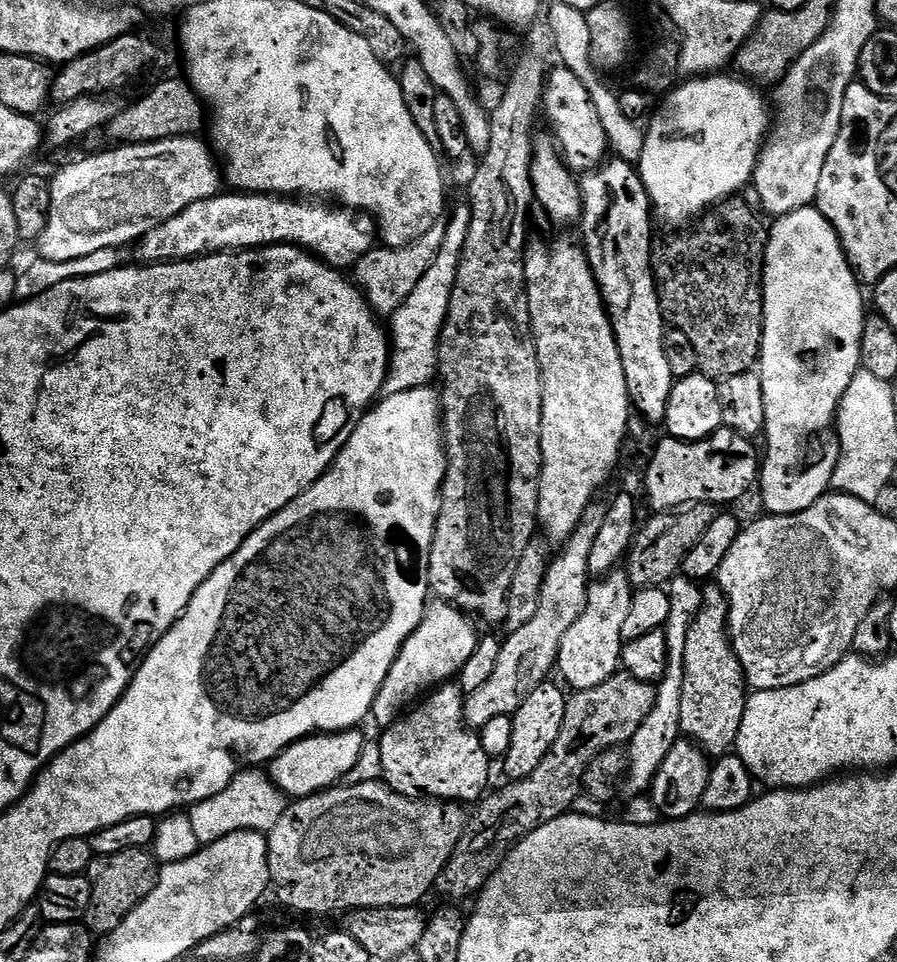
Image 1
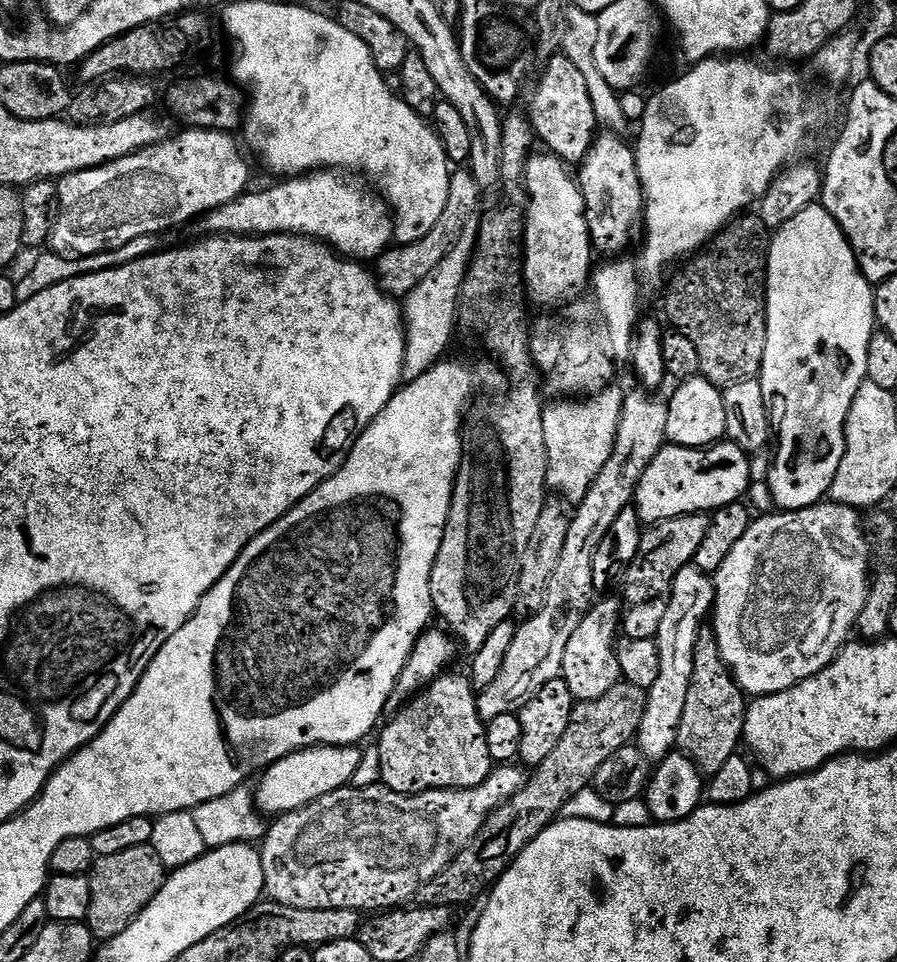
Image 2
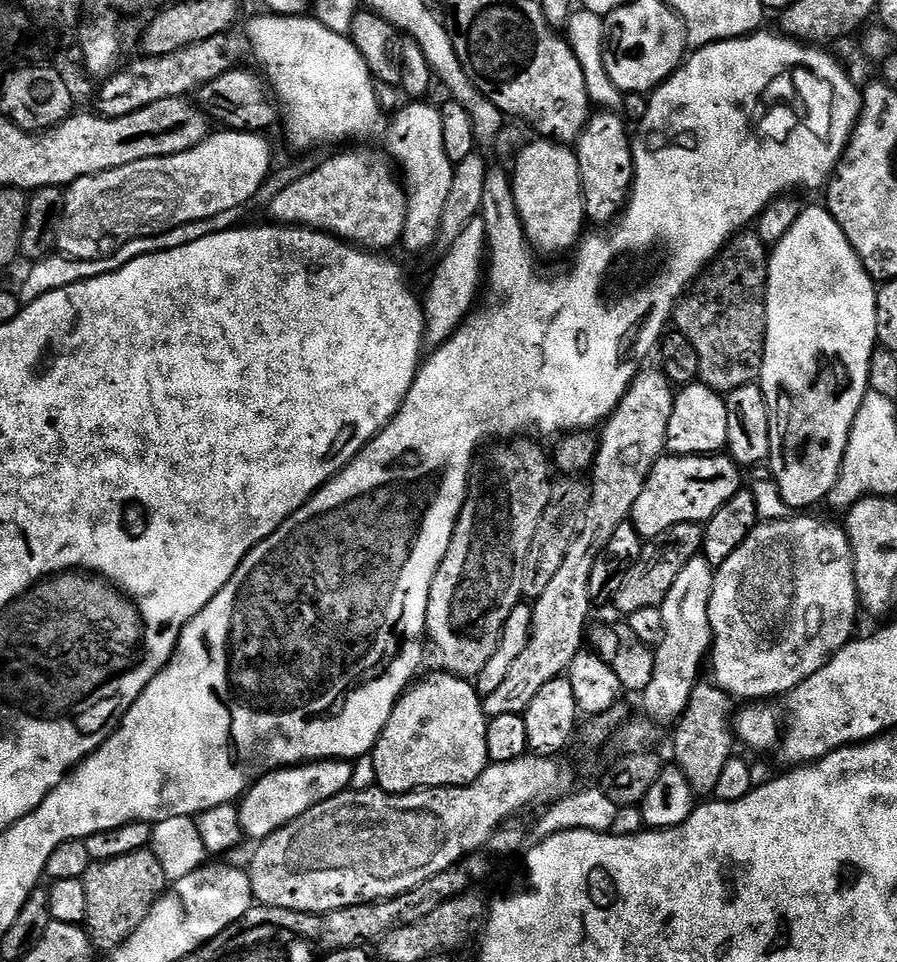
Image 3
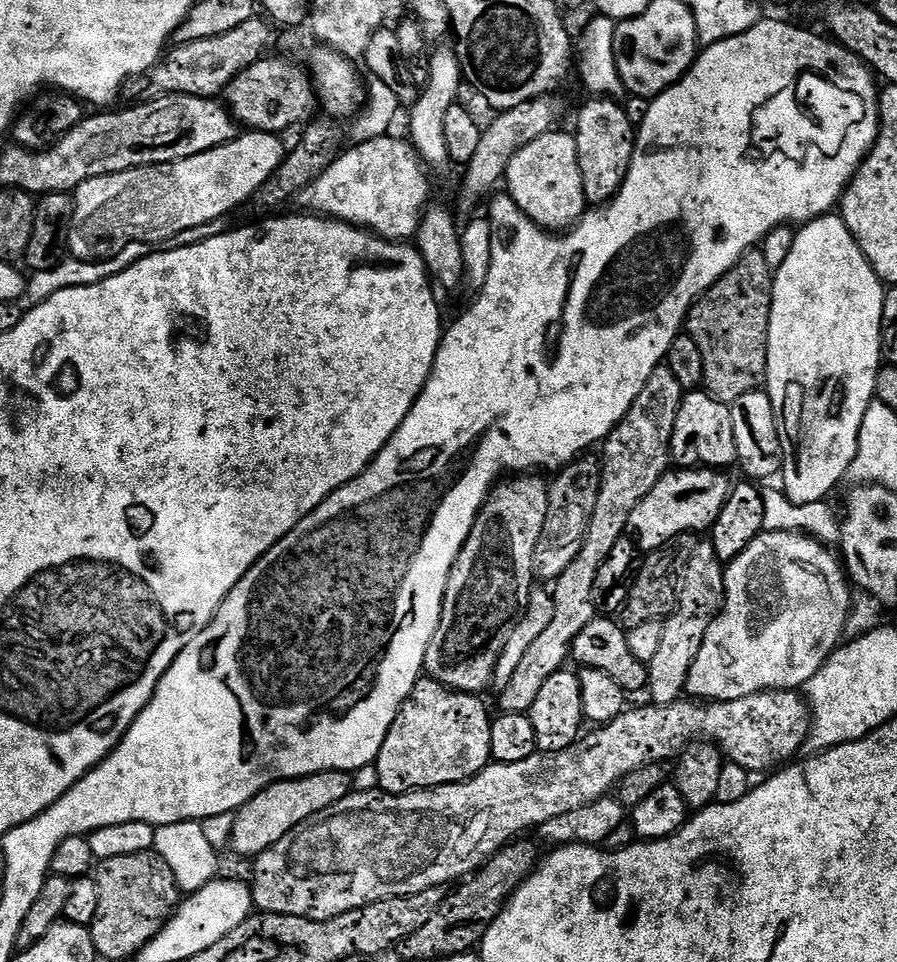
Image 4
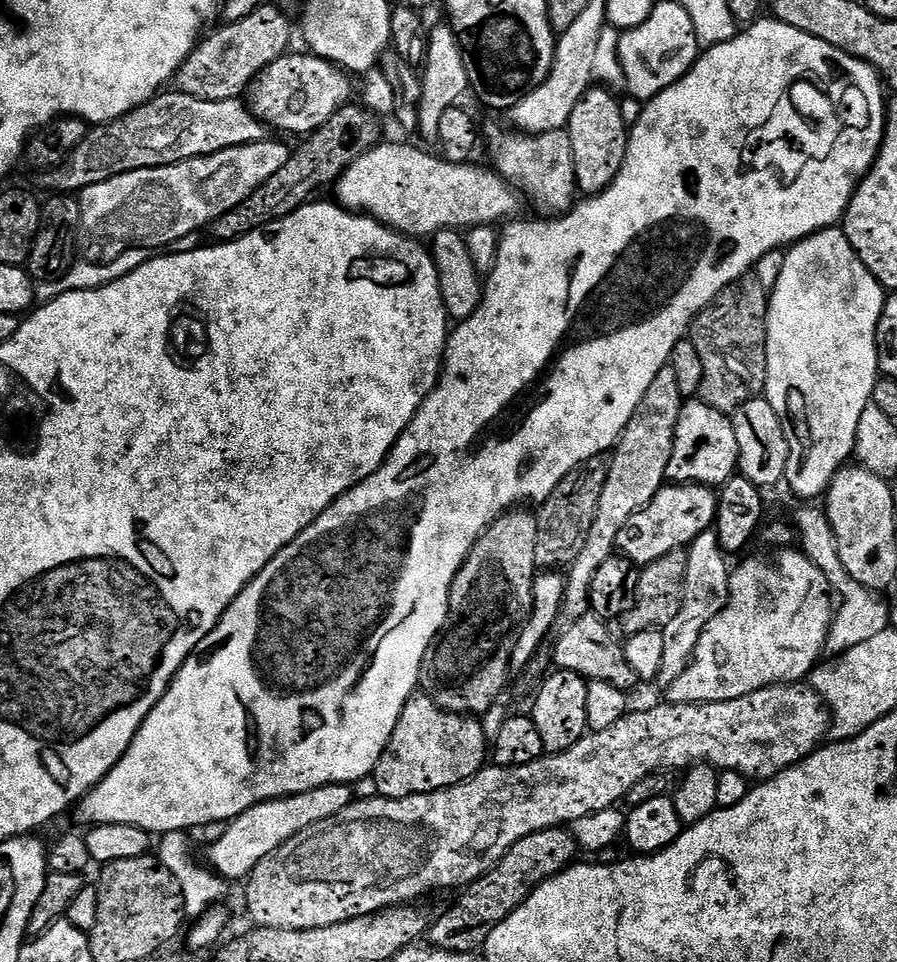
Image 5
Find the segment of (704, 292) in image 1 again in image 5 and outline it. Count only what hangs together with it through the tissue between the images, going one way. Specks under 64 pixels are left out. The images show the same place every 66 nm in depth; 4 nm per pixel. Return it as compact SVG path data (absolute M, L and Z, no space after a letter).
M749 274L735 280L722 289L712 301L696 315L690 329L690 339L698 346L698 355L702 358L702 386L699 399L714 406L714 410L735 413L750 399L759 397L766 382L766 338L768 337L768 297L769 289L758 282L755 274Z

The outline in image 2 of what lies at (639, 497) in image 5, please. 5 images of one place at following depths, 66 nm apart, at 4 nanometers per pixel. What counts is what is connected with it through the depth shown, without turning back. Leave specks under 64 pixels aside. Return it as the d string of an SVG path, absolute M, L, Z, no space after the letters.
M629 391L624 397L614 454L610 454L610 462L602 466L602 474L594 478L586 498L575 509L570 534L566 534L566 546L562 546L562 558L558 558L558 570L554 570L554 578L550 578L542 610L533 612L517 627L514 642L510 644L510 650L506 650L506 662L502 662L498 678L494 678L490 686L479 689L476 705L481 720L485 722L499 718L502 714L519 713L532 701L534 694L546 686L546 682L561 679L566 646L594 603L594 554L602 538L606 538L610 526L614 526L614 518L618 518L618 514L622 514L622 510L633 503L636 487L646 466L650 466L650 462L666 444L664 431L667 407L652 397L655 395L639 391Z

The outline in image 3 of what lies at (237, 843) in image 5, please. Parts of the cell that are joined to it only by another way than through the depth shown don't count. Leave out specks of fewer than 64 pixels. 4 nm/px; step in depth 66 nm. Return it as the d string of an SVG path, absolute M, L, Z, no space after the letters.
M313 760L294 768L280 768L269 776L262 776L249 787L239 801L240 828L252 842L265 840L282 826L294 822L306 810L349 791L352 783L352 764L346 760Z

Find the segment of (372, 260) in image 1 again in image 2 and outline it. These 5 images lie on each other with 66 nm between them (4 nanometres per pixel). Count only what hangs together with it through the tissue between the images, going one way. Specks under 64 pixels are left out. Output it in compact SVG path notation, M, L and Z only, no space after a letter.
M456 170L452 172L450 178L450 198L446 202L446 210L442 210L442 215L438 217L438 222L426 238L422 238L413 244L402 244L393 246L387 252L381 254L380 259L375 261L374 275L380 282L380 287L393 298L407 297L408 293L418 286L418 282L423 282L427 276L434 271L434 266L450 254L450 246L458 242L462 230L466 225L473 223L472 215L476 212L476 207L480 204L480 192L482 186L474 179L471 171Z

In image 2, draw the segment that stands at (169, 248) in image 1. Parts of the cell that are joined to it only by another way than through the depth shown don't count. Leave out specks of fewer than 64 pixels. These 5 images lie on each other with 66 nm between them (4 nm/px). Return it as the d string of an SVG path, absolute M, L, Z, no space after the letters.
M313 170L302 176L281 179L265 192L245 191L237 200L218 206L203 217L202 224L209 237L214 236L307 236L328 245L339 255L357 262L375 262L393 247L396 235L394 213L387 200L371 187L359 188L347 175L336 170Z

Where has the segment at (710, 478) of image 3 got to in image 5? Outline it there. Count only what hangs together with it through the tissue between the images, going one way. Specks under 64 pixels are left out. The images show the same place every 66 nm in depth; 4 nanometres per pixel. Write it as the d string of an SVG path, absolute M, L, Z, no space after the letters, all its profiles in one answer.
M669 483L660 488L658 494L641 512L633 512L631 518L618 533L616 547L619 555L643 566L670 554L675 548L687 549L698 538L698 534L709 531L716 523L718 496L707 484Z

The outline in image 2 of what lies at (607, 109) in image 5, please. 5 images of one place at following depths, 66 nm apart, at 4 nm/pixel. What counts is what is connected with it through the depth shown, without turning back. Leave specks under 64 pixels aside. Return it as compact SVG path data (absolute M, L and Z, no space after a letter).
M611 130L601 131L590 146L584 163L578 168L578 183L584 195L586 222L593 249L597 253L627 253L641 239L644 230L646 201L638 174L636 149L629 141L627 144L624 138Z

